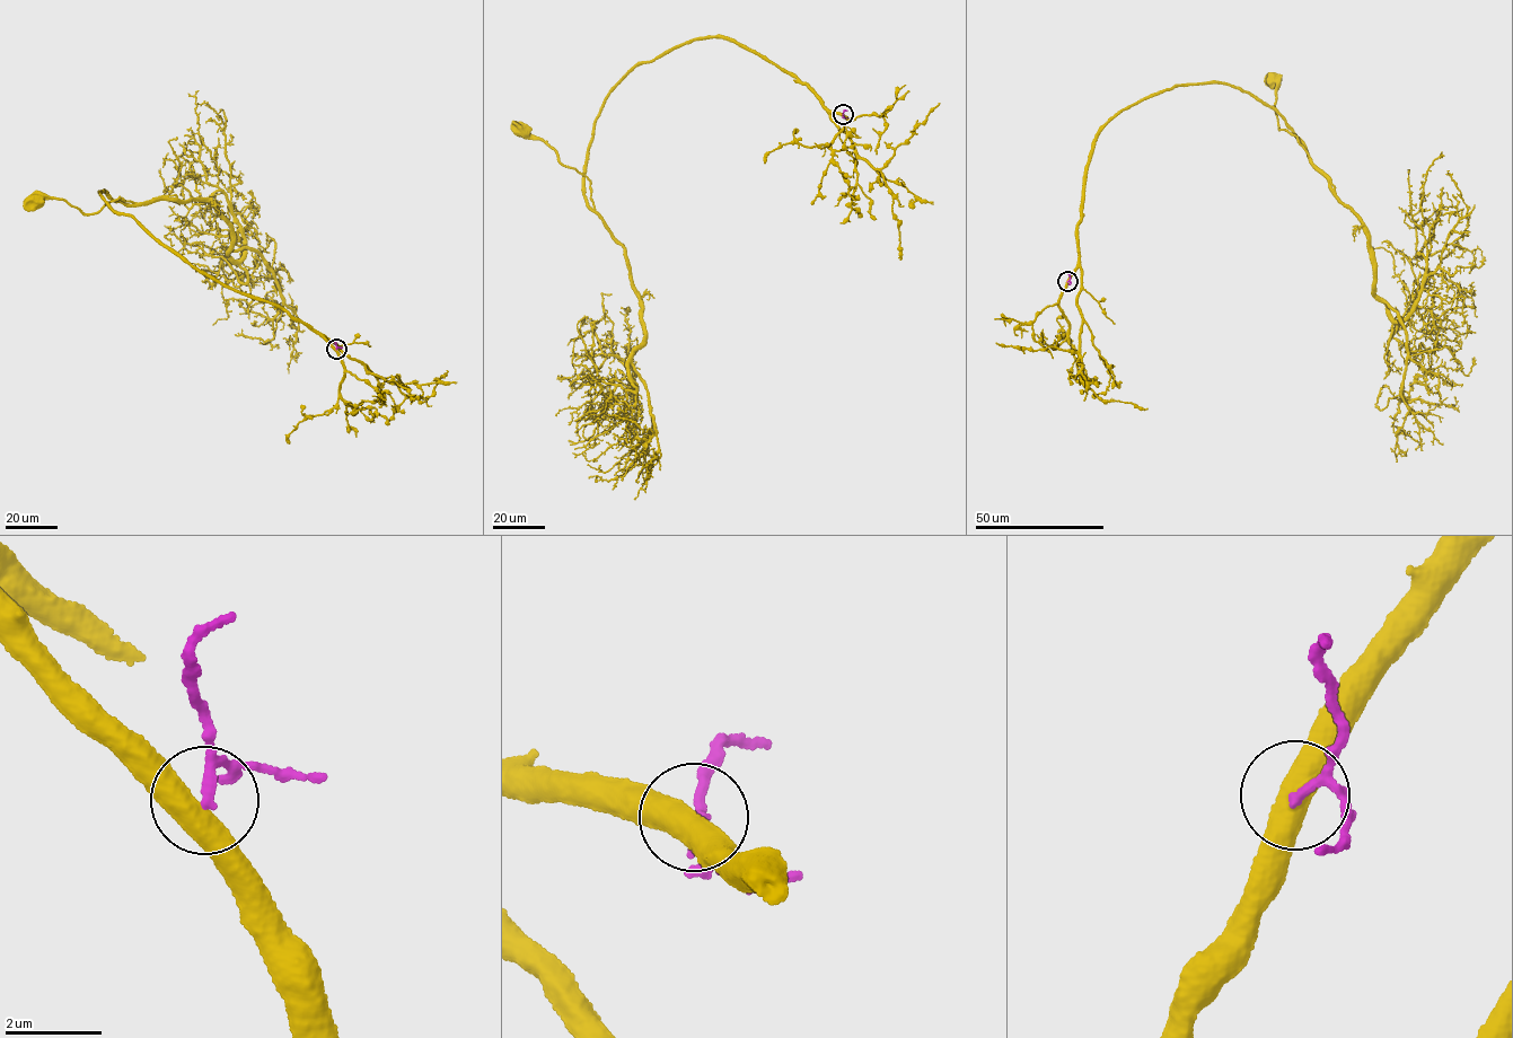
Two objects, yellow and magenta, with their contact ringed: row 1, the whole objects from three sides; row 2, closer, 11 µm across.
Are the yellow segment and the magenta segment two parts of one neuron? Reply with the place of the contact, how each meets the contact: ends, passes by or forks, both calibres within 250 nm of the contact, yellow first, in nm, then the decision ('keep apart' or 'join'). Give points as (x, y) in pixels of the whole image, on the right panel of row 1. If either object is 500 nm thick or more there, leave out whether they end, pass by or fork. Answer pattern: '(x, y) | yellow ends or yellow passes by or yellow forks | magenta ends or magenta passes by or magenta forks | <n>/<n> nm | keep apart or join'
(1067, 281) | 500/150 nm | keep apart

